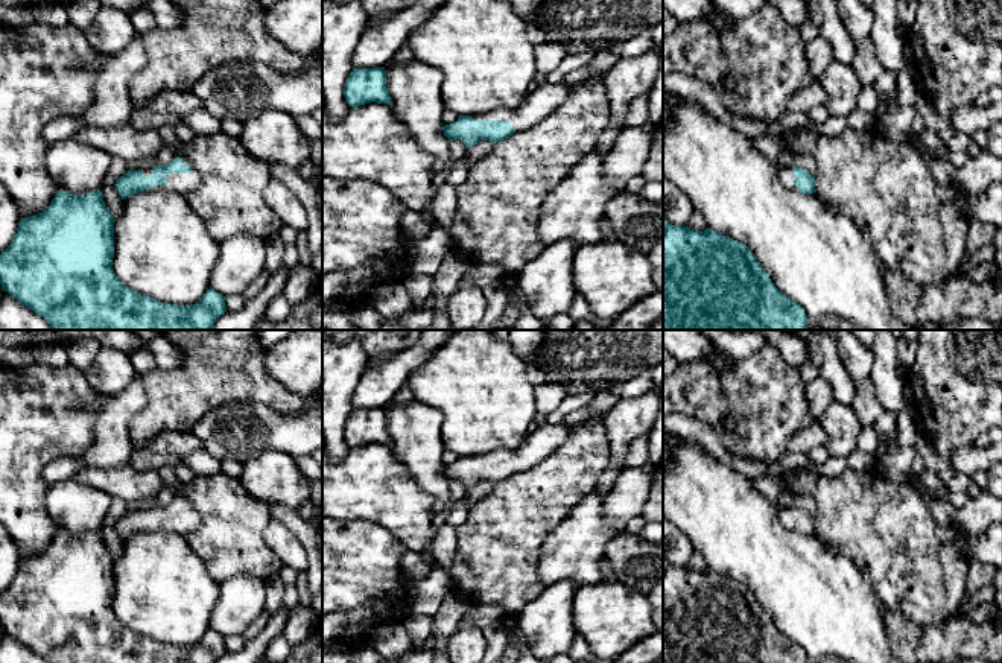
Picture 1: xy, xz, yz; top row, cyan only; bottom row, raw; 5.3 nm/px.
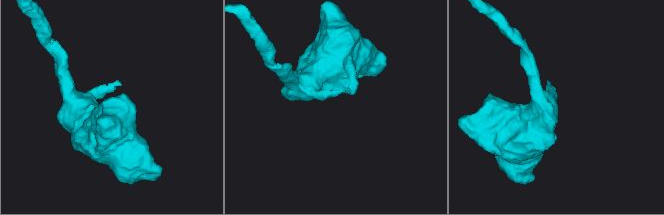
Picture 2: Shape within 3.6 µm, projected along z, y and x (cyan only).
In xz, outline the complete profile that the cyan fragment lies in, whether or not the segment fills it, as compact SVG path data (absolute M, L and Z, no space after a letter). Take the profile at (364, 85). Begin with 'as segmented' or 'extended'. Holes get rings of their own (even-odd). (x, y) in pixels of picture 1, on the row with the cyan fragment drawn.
as segmented; M385 67L353 68L345 81L344 96L351 108L371 102L391 105Z

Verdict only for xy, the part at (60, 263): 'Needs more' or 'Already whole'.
Already whole

